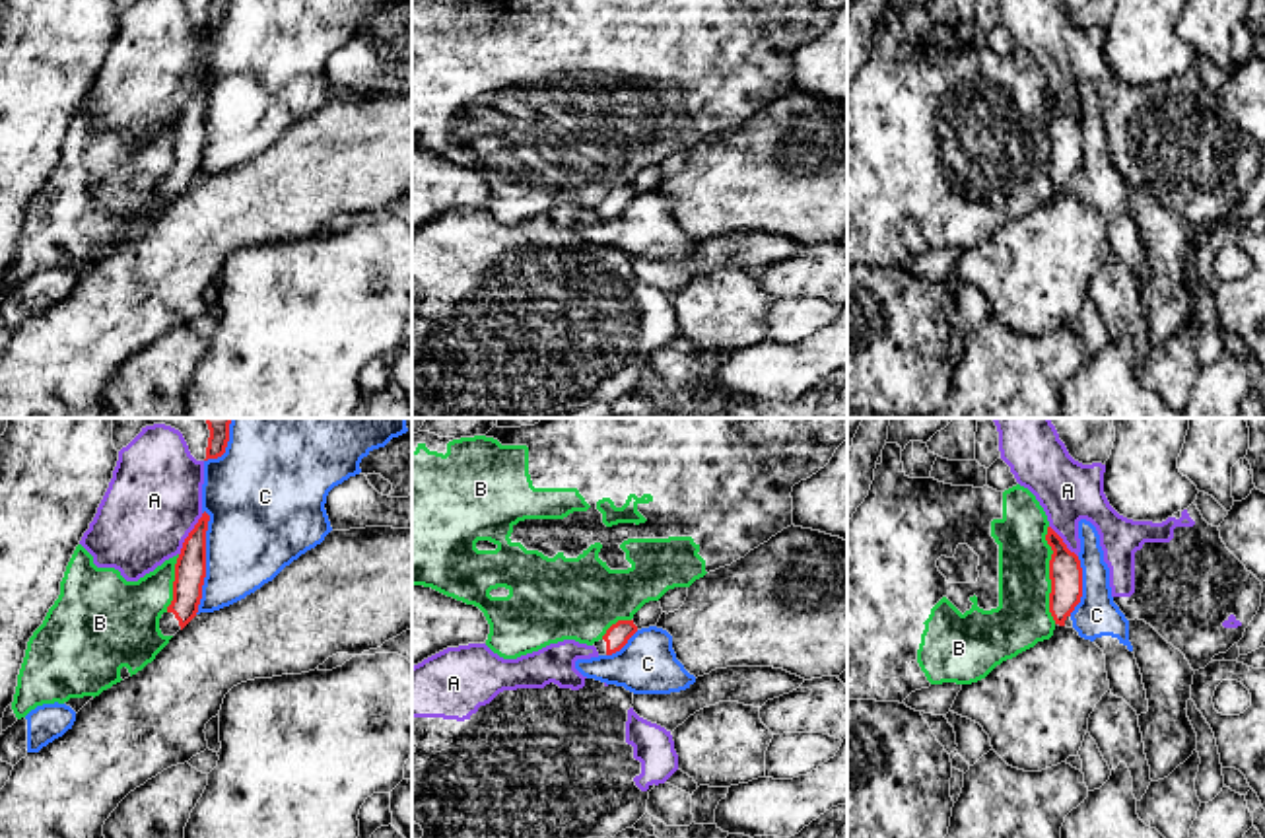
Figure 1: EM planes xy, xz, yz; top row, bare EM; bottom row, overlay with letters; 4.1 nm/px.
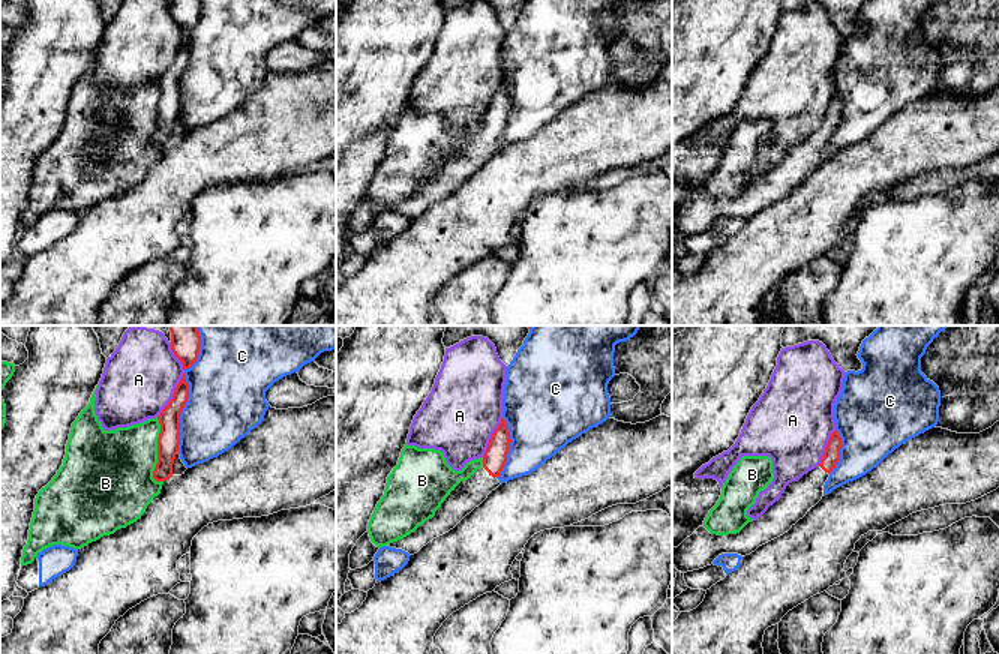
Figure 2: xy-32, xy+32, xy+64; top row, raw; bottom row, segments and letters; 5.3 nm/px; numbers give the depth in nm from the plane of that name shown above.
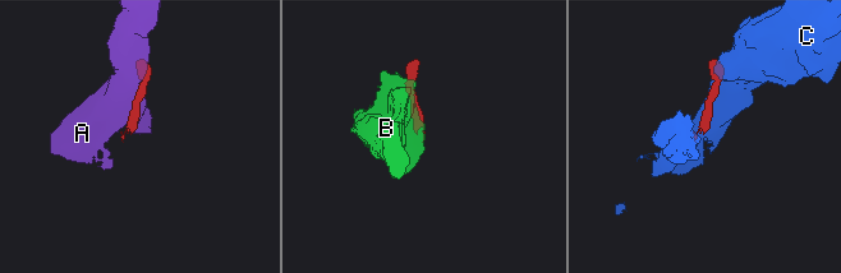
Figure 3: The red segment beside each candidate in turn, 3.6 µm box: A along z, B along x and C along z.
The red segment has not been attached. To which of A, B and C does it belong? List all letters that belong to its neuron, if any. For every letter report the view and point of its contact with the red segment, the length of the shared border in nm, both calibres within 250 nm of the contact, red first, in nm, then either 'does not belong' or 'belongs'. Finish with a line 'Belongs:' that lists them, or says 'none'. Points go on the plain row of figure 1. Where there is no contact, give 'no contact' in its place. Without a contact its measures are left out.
A: contact xy (189, 100); length 200 nm; calibres 130 and 400 nm; does not belong
B: contact yz (1050, 139); length 400 nm; calibres 140 and 240 nm; does not belong
C: contact xy (205, 127); length 440 nm; calibres 130 and 400 nm; does not belong
Belongs: none

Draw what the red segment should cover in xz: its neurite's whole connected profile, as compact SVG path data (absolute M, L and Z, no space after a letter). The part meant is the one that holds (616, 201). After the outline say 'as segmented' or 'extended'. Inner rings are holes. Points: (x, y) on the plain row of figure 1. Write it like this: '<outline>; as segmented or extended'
M618 185L593 210L597 212L598 220L612 220L620 216L635 196L637 191L633 189L633 185Z; extended

